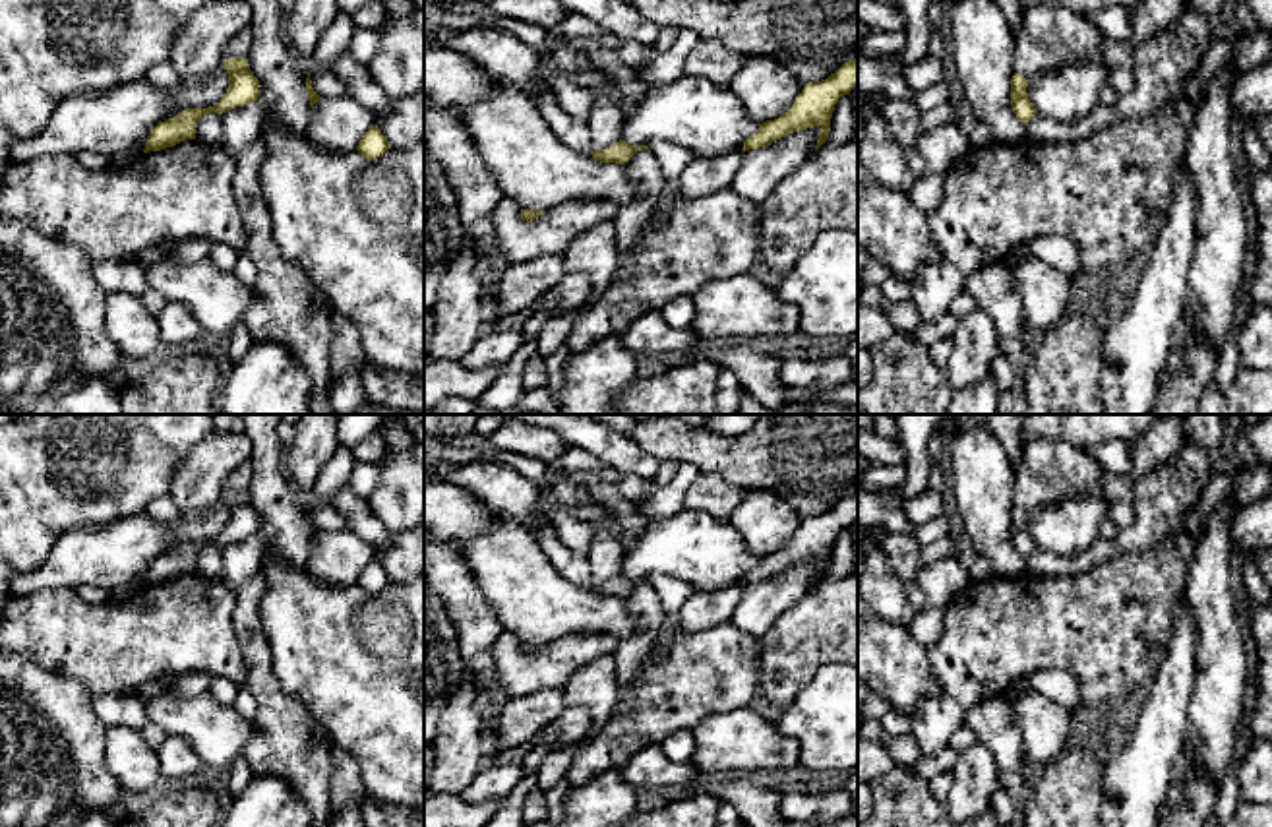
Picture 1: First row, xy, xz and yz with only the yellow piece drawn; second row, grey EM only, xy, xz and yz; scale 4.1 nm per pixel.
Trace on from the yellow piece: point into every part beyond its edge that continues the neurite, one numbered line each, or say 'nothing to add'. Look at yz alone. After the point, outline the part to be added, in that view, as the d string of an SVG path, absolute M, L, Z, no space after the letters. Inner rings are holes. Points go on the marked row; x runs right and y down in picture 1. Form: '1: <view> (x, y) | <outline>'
nothing to add

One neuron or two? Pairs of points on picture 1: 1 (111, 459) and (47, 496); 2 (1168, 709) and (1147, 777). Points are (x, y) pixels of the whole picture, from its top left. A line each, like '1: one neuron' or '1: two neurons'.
1: one neuron
2: one neuron

